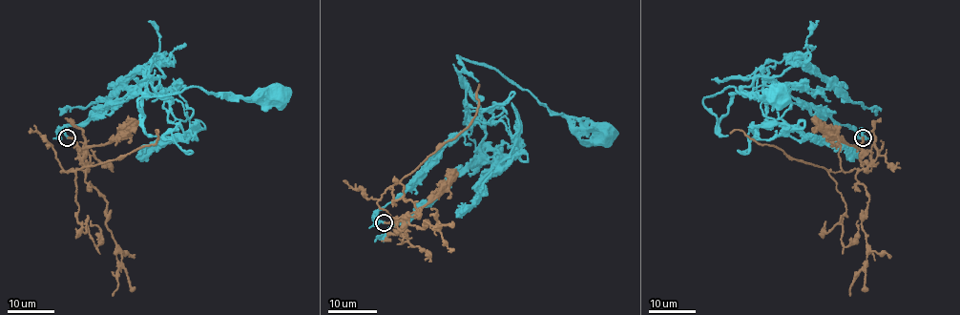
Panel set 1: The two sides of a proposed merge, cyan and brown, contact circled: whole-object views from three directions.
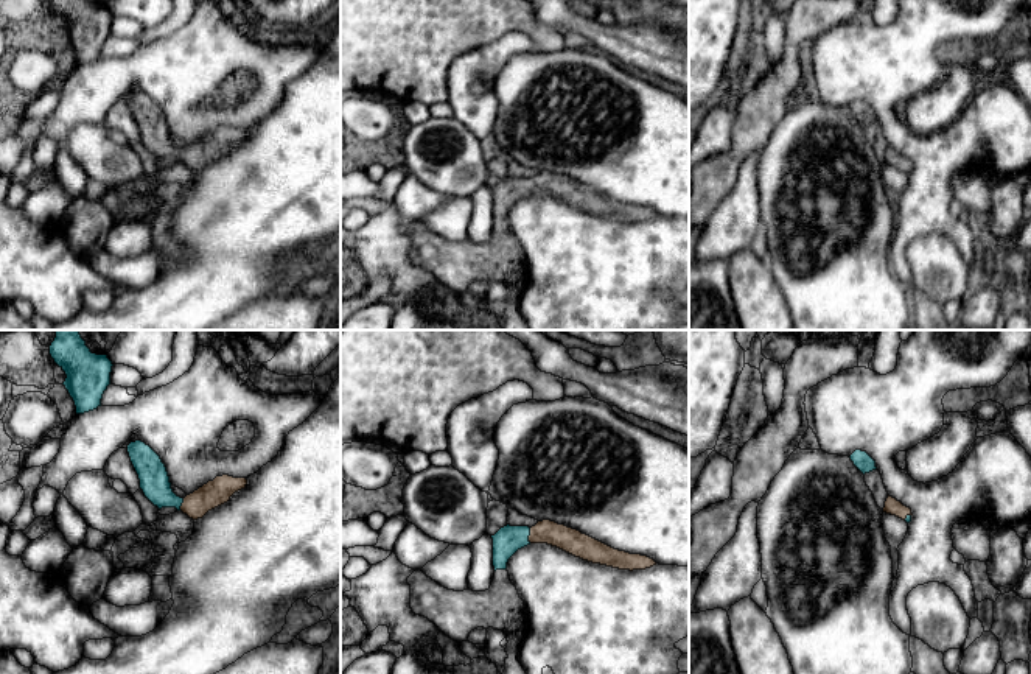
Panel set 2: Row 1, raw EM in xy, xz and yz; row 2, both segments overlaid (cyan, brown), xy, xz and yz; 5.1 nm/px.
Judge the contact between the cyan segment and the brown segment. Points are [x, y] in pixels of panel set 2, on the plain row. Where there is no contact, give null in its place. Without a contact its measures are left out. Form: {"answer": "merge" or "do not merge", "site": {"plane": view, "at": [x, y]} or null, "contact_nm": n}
{"answer": "merge", "site": {"plane": "xz", "at": [529, 186]}, "contact_nm": 80}

